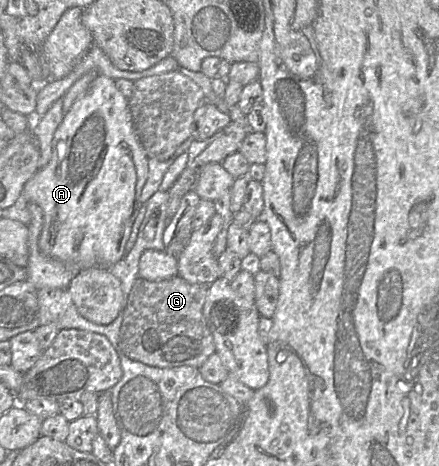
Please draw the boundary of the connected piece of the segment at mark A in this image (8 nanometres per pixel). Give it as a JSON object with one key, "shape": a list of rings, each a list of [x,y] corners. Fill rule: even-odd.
{"shape":[[[99,74],[88,89],[77,98],[68,112],[64,114],[62,122],[54,133],[50,161],[44,167],[38,169],[23,187],[22,195],[29,202],[37,204],[43,213],[43,225],[38,238],[40,251],[45,255],[74,266],[80,271],[93,267],[107,268],[122,259],[126,242],[129,239],[134,220],[139,212],[141,191],[148,176],[148,158],[134,129],[128,99],[119,91],[115,80]]]}

